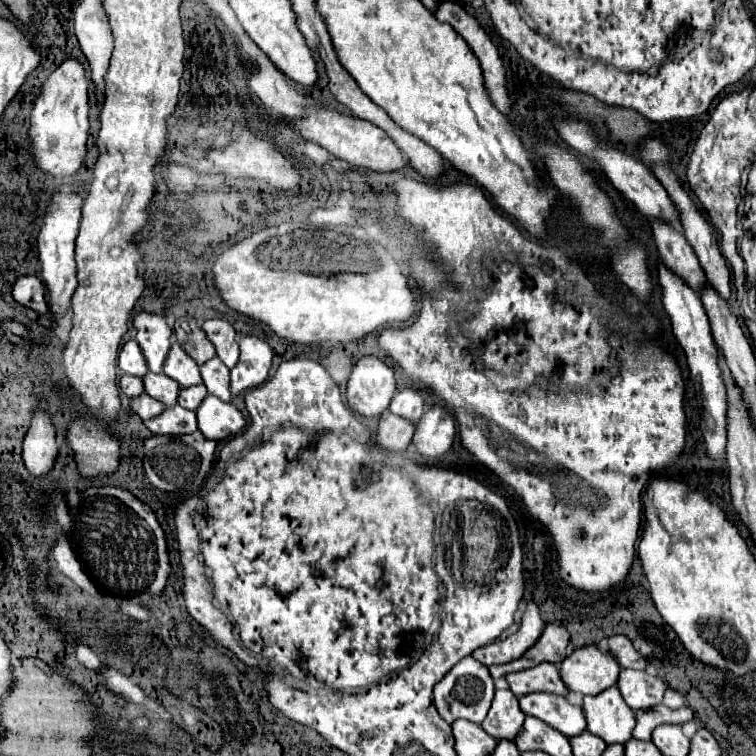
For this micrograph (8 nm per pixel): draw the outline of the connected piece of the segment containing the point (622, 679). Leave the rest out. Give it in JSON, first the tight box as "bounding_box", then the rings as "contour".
{"bounding_box":[617,670,667,710],"contour":[[[621,670],[617,688],[621,690],[623,700],[627,704],[629,702],[639,704],[639,706],[631,706],[633,710],[647,710],[661,704],[667,684],[661,678],[649,676],[643,670]]]}

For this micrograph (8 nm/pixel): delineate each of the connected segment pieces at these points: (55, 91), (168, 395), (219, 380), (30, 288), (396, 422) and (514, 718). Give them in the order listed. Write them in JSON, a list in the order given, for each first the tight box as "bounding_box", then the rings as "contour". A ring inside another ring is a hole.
[{"bounding_box":[31,58,89,176],"contour":[[[67,58],[41,86],[41,94],[31,112],[31,154],[37,166],[53,176],[75,174],[85,158],[85,142],[89,132],[89,82],[79,60]]]},{"bounding_box":[143,372,181,408],"contour":[[[149,372],[147,376],[143,376],[143,384],[145,384],[145,392],[157,400],[161,400],[167,408],[177,404],[177,396],[181,392],[179,384],[175,384],[175,380],[171,380],[169,376],[163,374],[153,374]]]},{"bounding_box":[201,356,231,402],"contour":[[[217,356],[201,366],[201,376],[203,376],[203,384],[207,386],[209,394],[213,394],[225,402],[231,400],[229,368]]]},{"bounding_box":[13,276,47,314],"contour":[[[21,276],[13,286],[13,298],[39,314],[47,314],[47,288],[37,276]]]},{"bounding_box":[377,412,415,452],"contour":[[[383,412],[377,424],[377,446],[389,452],[403,452],[409,446],[413,432],[415,426],[411,422],[391,412]]]},{"bounding_box":[483,690,523,740],"contour":[[[497,690],[489,714],[483,720],[483,730],[495,740],[513,740],[523,726],[523,712],[519,712],[517,696],[511,690]]]}]

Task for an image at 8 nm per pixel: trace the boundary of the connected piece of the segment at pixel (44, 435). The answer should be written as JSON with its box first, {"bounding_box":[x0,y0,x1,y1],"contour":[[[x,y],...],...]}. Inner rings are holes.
{"bounding_box":[23,412,57,476],"contour":[[[37,412],[31,418],[31,428],[23,440],[23,460],[33,476],[43,476],[51,470],[57,458],[57,440],[51,418]]]}

